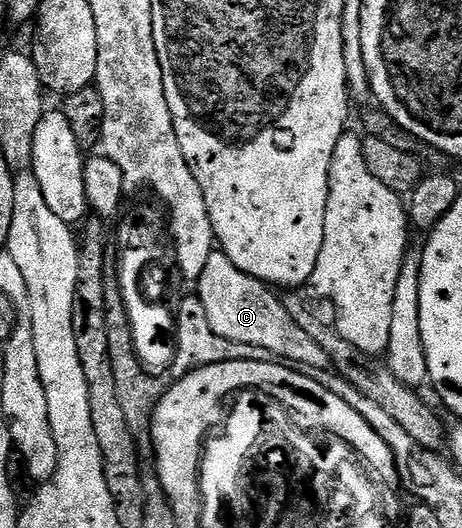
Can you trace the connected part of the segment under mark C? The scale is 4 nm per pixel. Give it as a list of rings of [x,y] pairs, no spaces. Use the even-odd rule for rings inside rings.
[[[214,251],[210,255],[206,268],[202,270],[198,288],[206,319],[209,320],[215,335],[234,340],[235,343],[262,347],[263,350],[272,351],[276,359],[283,359],[296,367],[329,368],[326,352],[294,323],[286,311],[284,301],[276,298],[272,294],[275,292],[263,281],[246,275],[246,271],[238,271],[238,267],[230,263],[223,251]]]

